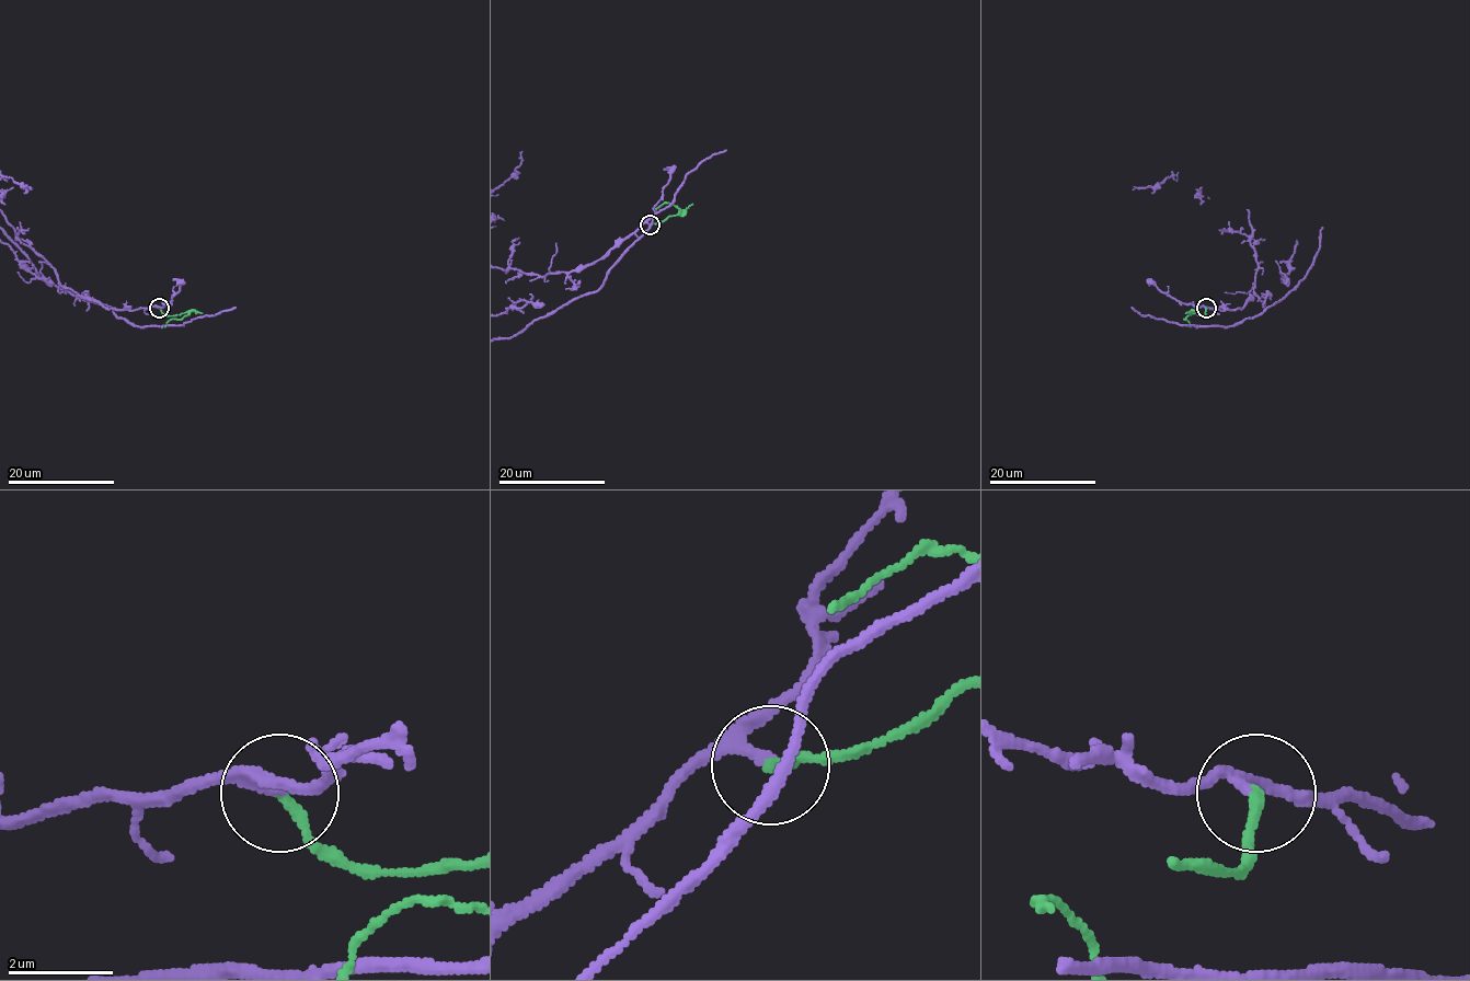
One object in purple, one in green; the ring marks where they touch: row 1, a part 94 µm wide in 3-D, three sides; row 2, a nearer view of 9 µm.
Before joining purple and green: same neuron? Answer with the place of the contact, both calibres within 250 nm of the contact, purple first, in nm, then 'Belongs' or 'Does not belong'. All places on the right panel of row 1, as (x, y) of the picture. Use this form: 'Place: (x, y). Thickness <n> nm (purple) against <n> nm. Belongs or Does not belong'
Place: (1206, 308). Thickness 160 nm (purple) against 200 nm. Belongs

